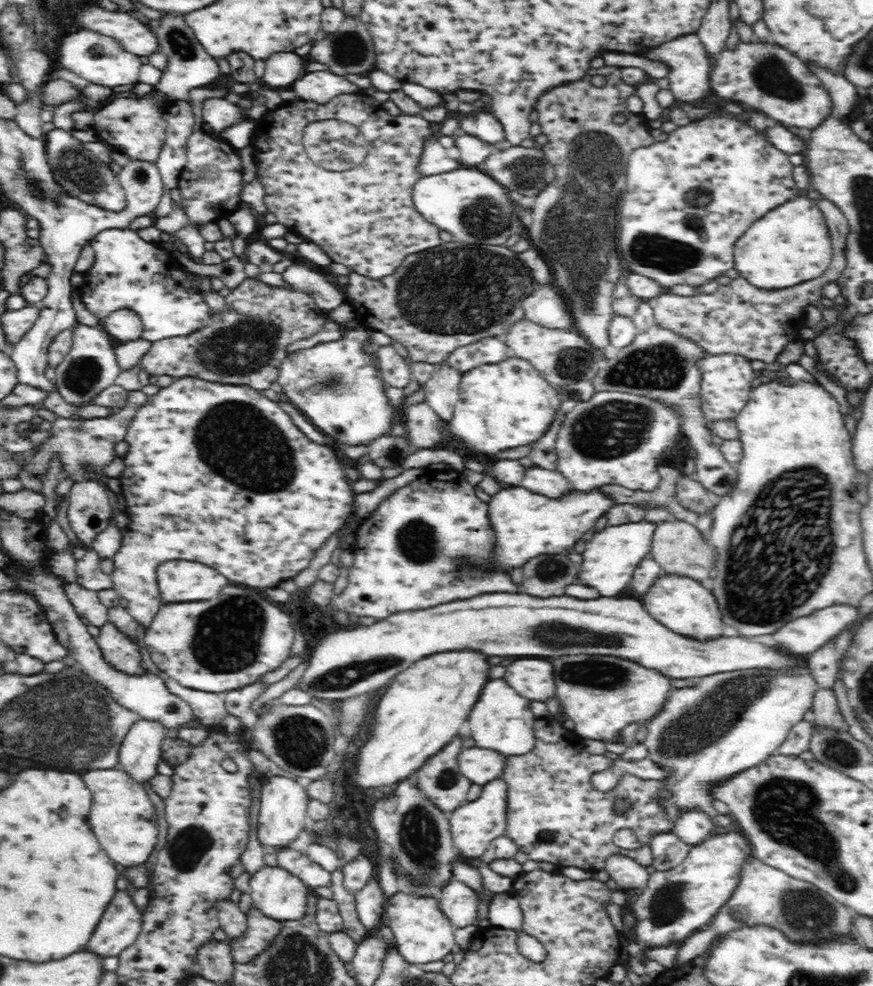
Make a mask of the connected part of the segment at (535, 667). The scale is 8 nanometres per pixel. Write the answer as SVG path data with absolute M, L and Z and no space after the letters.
M516 660L506 668L502 681L520 696L532 700L546 700L554 696L552 664L546 660Z

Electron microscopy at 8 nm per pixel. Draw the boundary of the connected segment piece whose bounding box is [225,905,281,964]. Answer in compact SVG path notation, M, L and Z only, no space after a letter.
M252 907L245 912L246 930L240 936L226 936L230 955L235 963L250 962L260 954L280 930L281 921L267 917L259 908Z

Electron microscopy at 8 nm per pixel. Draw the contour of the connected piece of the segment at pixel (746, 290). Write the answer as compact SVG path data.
M821 196L818 201L822 206L822 212L826 214L826 222L832 236L834 256L830 262L830 268L814 282L802 282L794 288L784 290L762 290L752 286L746 278L736 278L726 286L720 286L716 292L684 298L674 294L662 294L647 301L654 307L655 320L658 323L669 324L672 328L678 328L682 334L688 334L700 346L705 347L707 354L712 356L734 355L747 361L762 360L762 362L774 362L781 352L784 352L787 344L797 339L799 328L803 326L804 312L808 306L818 302L822 298L824 282L834 282L842 278L846 270L846 238L850 232L850 225L844 213L826 198Z

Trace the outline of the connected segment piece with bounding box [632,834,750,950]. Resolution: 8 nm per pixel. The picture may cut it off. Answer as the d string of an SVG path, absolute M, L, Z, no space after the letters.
M740 834L713 835L709 841L692 847L680 866L649 874L642 892L632 903L632 912L636 917L632 940L642 950L665 949L672 942L682 942L698 928L708 925L734 892L738 870L750 856L750 846L746 844L747 840Z

